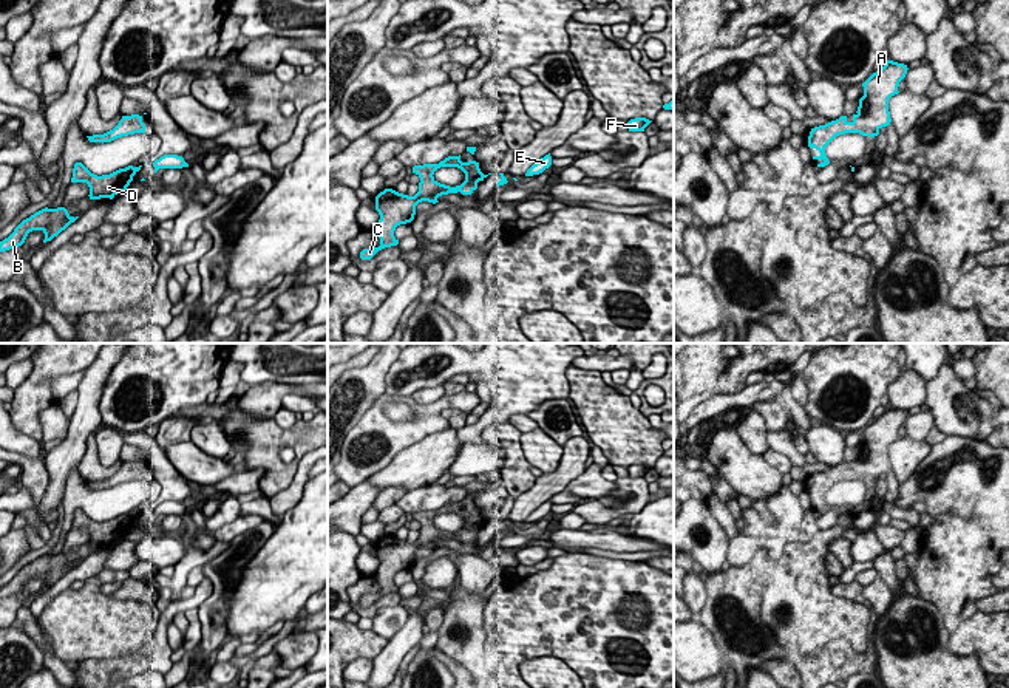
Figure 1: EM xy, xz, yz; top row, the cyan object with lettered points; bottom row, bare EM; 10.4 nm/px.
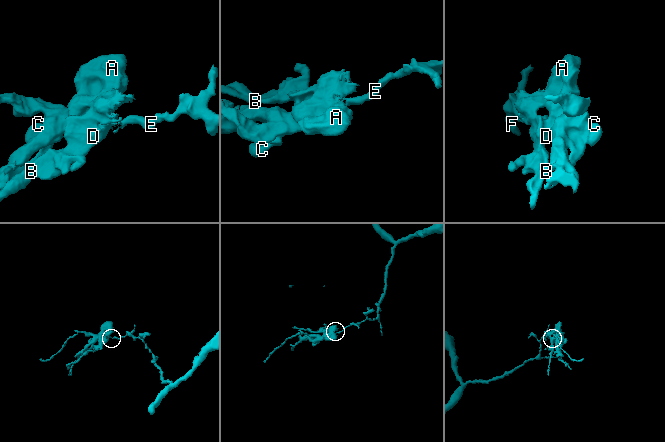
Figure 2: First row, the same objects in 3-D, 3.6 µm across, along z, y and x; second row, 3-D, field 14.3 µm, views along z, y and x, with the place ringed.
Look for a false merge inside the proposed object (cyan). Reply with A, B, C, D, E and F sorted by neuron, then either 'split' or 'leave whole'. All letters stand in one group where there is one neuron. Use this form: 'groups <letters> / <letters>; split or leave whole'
groups A B C D / E F; split

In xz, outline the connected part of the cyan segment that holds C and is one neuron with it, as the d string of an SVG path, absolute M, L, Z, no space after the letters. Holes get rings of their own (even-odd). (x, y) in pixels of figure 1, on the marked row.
M448 156L439 164L414 165L413 173L420 178L419 192L414 196L399 193L392 189L385 189L375 196L375 210L380 215L375 232L380 238L379 247L363 249L362 260L371 260L379 250L397 246L399 240L394 230L400 224L411 223L416 215L416 206L422 201L439 203L437 198L448 193L471 195L477 189L477 182L484 179L479 162L462 162L459 156ZM440 167L457 167L465 173L465 181L460 186L450 187L434 179L434 172Z

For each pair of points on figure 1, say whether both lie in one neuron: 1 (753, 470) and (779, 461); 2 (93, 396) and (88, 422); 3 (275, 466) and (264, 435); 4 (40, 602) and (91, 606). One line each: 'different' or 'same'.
1: different
2: same
3: same
4: different

